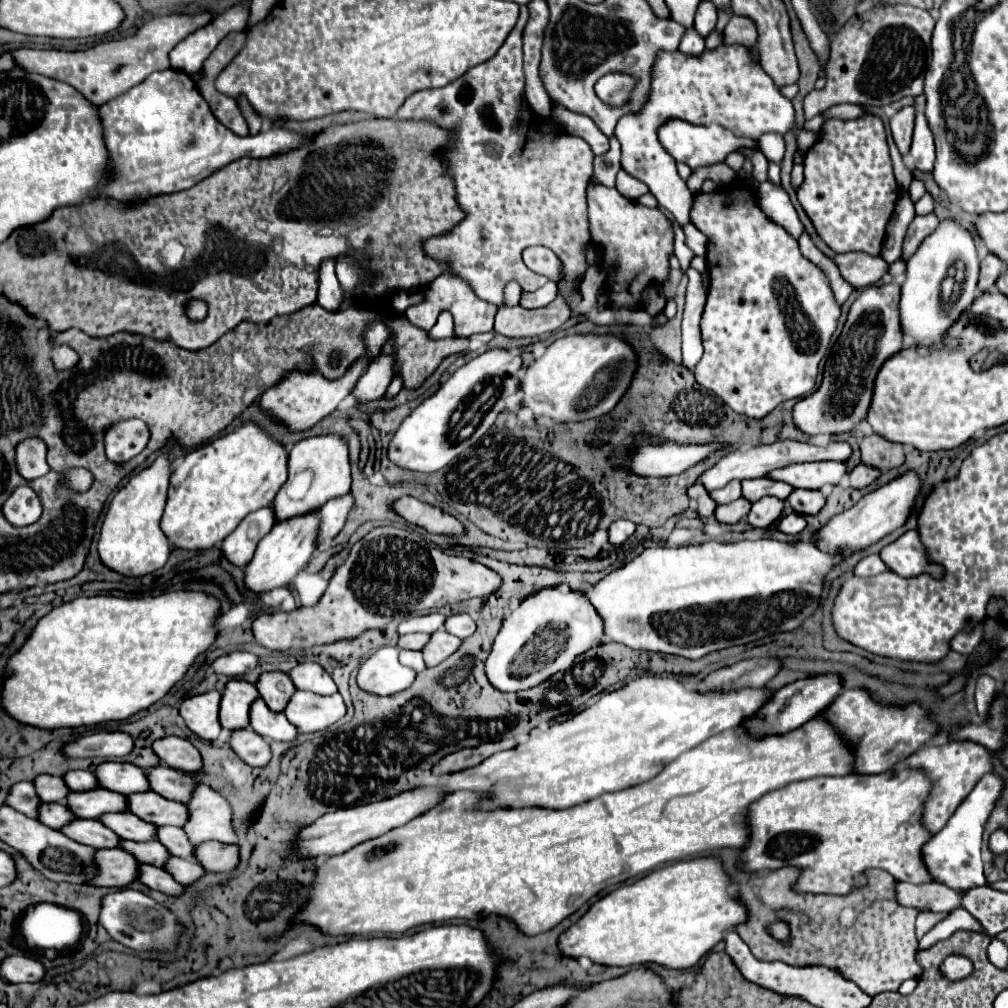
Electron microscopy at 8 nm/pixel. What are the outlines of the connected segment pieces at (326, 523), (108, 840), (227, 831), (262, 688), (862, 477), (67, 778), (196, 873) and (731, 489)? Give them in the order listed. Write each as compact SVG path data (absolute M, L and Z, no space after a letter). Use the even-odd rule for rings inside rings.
M352 494L344 496L344 500L330 500L328 504L324 504L324 508L320 508L318 512L320 526L318 526L316 544L334 538L342 530L344 520L348 516L348 508L352 508Z
M76 818L76 820L70 820L64 828L60 828L60 832L70 840L84 846L92 846L96 850L114 848L120 842L120 838L110 828L104 828L98 820Z
M198 784L184 806L188 808L188 822L182 830L192 844L200 844L204 840L218 840L226 844L236 842L230 804L218 792Z
M262 672L256 682L256 688L264 698L266 706L274 712L282 712L290 696L296 692L296 686L286 672Z
M858 464L858 466L850 472L848 480L850 480L850 486L852 486L852 488L866 488L866 486L872 484L878 476L880 476L880 470L870 468L870 466L864 466L864 464Z
M70 770L62 776L62 780L68 786L68 790L72 790L72 792L86 792L86 790L92 790L98 786L96 776L86 770Z
M172 856L170 860L166 860L164 870L178 882L178 884L190 884L194 880L198 880L204 870L200 868L200 864L196 864L194 860L184 860L184 858L176 858Z
M730 482L730 484L726 484L724 488L712 490L710 496L712 496L712 500L714 500L716 504L728 504L728 502L732 502L732 500L738 500L738 498L742 496L740 482Z

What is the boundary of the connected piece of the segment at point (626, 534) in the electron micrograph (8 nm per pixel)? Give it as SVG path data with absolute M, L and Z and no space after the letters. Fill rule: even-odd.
M616 520L608 528L608 540L614 546L620 546L624 540L628 540L636 530L636 524L630 520Z

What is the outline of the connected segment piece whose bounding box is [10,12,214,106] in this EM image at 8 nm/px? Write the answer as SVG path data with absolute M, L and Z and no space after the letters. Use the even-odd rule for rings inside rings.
M198 12L198 14L168 14L168 16L156 16L150 22L146 22L136 34L114 40L108 44L100 44L88 50L80 52L60 52L60 50L10 50L14 64L26 72L36 72L46 78L54 78L60 82L70 84L76 88L90 104L102 106L104 102L124 94L128 88L140 84L148 74L156 70L170 68L168 54L170 50L188 34L194 30L206 26L214 16L210 12Z

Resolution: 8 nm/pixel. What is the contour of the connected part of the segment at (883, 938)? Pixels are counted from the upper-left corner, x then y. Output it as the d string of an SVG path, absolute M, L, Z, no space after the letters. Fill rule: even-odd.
M782 868L764 876L752 874L750 880L746 884L738 886L738 900L746 906L746 914L748 920L734 926L736 934L750 946L752 954L758 960L766 960L766 962L786 962L786 964L824 964L828 968L836 968L838 972L842 972L842 976L848 976L852 982L856 982L866 994L876 996L880 992L894 992L898 990L898 986L906 980L906 978L918 978L920 976L920 964L916 962L916 952L918 952L918 940L914 934L914 920L918 916L918 912L914 908L904 908L900 904L896 904L894 900L894 884L896 880L892 880L892 876L884 870L872 868L866 870L866 886L852 890L846 896L816 896L816 894L796 894L792 892L792 882L796 880L800 872L796 868ZM842 908L856 908L858 920L850 926L850 928L842 928L840 926L840 912ZM772 922L786 922L790 926L792 932L792 940L788 946L776 942L768 932L768 924Z

